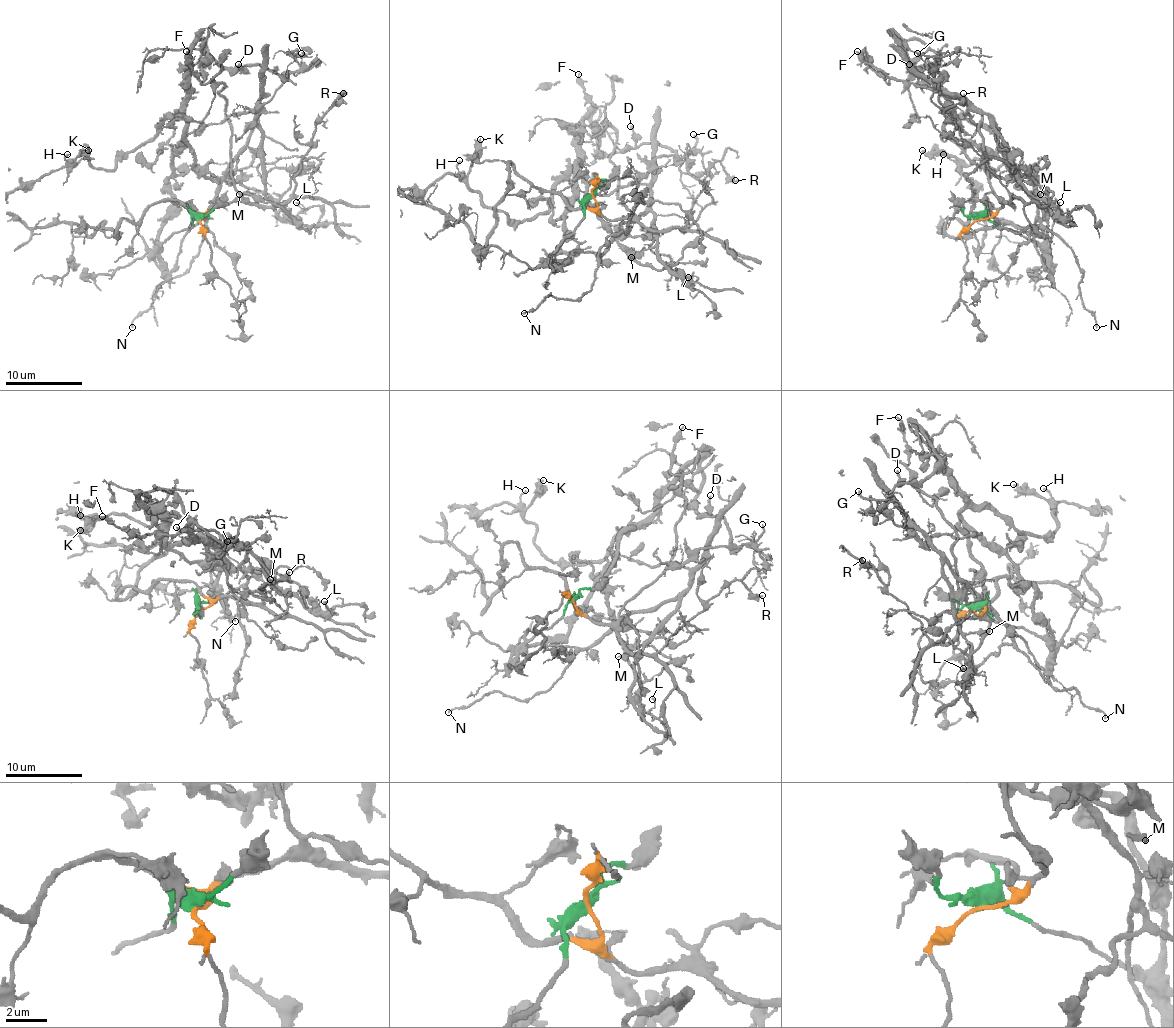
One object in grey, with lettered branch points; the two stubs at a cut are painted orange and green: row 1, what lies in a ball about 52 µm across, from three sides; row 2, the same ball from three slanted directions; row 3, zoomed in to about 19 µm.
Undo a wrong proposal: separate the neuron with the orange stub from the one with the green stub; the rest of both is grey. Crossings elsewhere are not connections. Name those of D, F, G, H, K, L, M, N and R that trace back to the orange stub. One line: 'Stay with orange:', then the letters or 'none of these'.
Stay with orange: F, R

